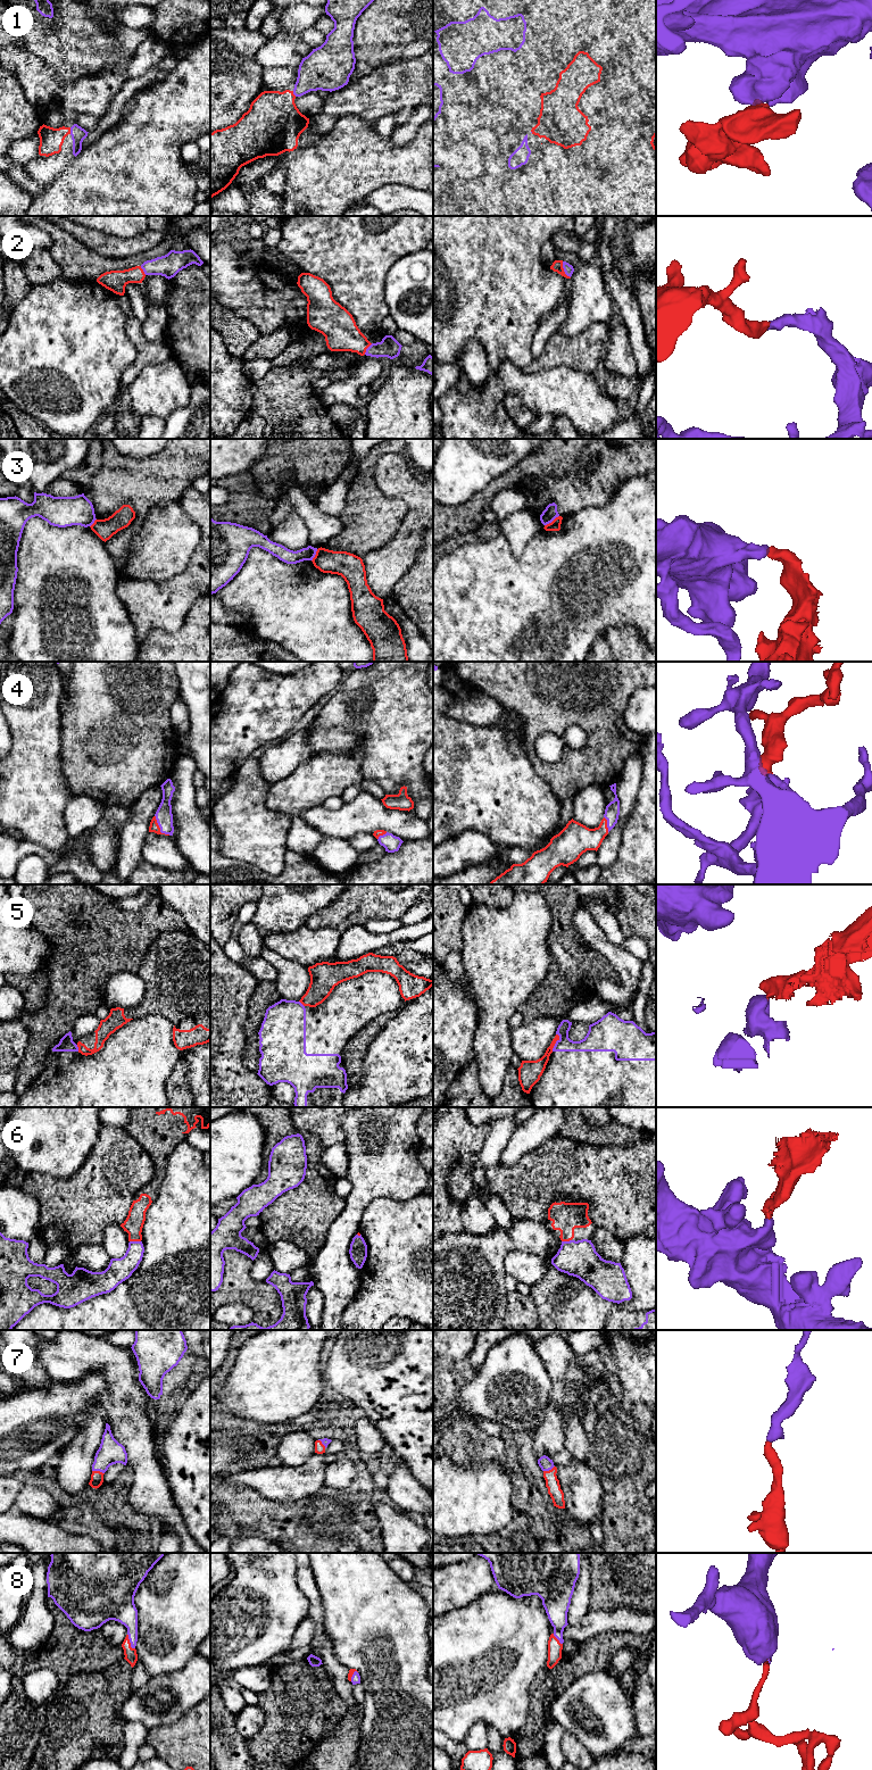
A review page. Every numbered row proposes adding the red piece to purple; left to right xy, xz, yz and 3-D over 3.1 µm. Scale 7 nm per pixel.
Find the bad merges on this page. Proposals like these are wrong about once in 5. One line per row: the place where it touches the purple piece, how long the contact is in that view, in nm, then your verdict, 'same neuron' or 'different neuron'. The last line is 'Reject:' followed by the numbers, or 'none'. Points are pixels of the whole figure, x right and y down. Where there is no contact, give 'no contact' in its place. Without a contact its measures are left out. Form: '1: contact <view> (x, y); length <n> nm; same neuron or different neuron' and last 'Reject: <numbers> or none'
1: contact xy (71, 131); length 50 nm; same neuron
2: contact yz (564, 269); length 130 nm; same neuron
3: contact yz (551, 521); length 130 nm; different neuron
4: contact xy (159, 827); length 180 nm; same neuron
5: contact yz (556, 1043); length 130 nm; different neuron
6: contact xy (135, 1241); length 80 nm; same neuron
7: contact xy (98, 1470); length 90 nm; same neuron
8: contact xy (130, 1642); length 120 nm; same neuron
Reject: 3, 5

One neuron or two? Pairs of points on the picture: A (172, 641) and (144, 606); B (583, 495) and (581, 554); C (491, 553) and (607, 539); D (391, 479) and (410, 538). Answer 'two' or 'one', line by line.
A: two
B: two
C: one
D: one

